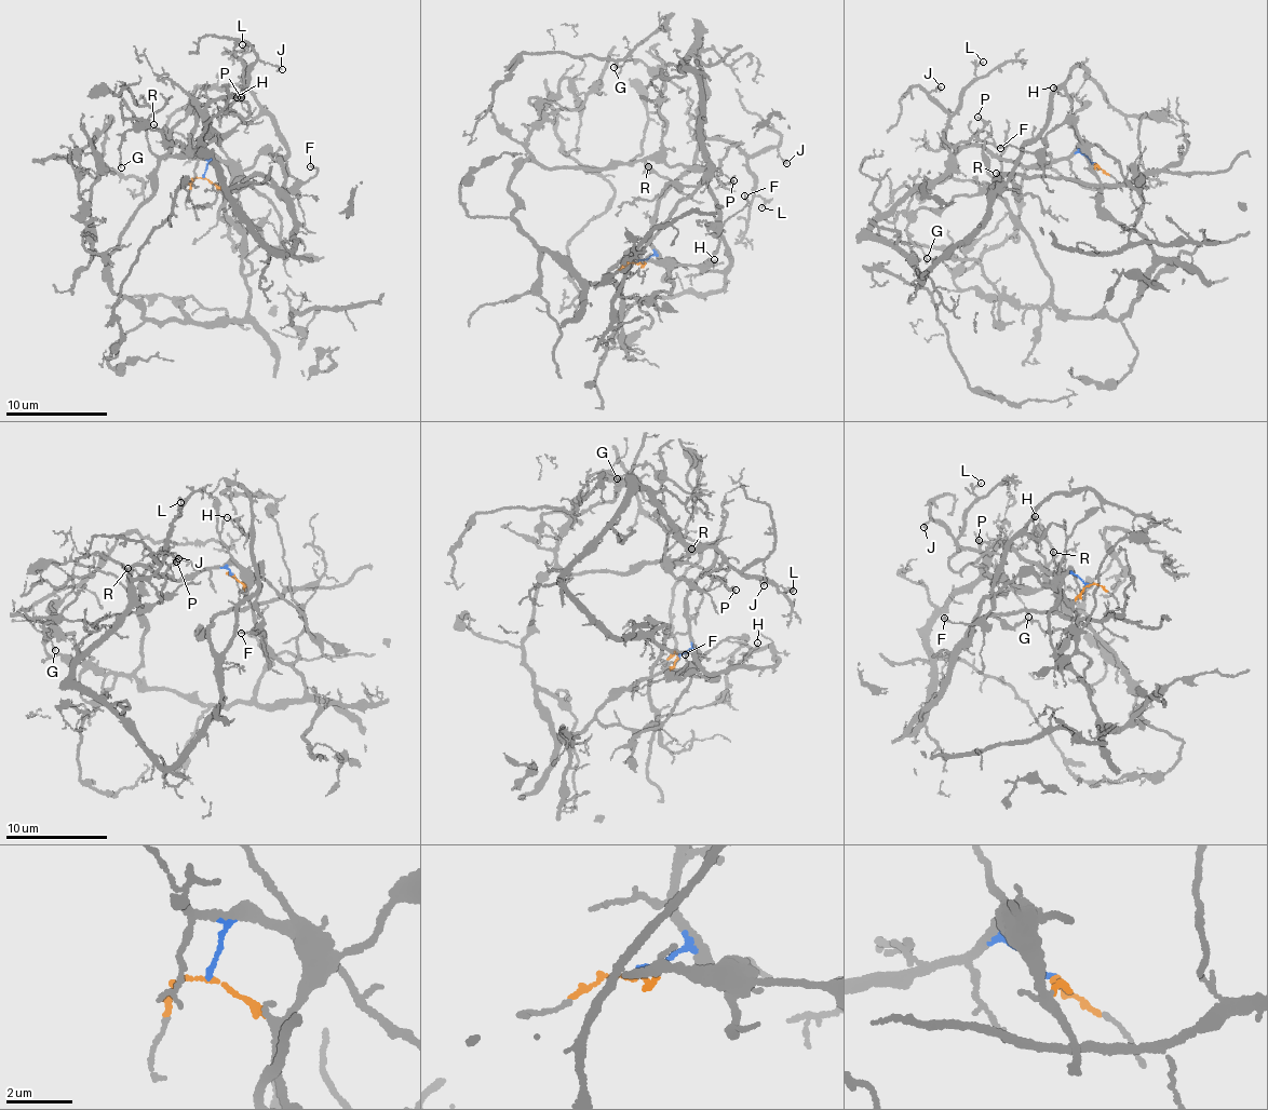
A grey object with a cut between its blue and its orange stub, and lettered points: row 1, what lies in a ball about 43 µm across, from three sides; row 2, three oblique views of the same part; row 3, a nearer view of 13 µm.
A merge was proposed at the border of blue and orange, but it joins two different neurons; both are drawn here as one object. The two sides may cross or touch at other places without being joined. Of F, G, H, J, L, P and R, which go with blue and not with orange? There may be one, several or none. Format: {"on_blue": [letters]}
{"on_blue": ["H", "J", "L", "P"]}

